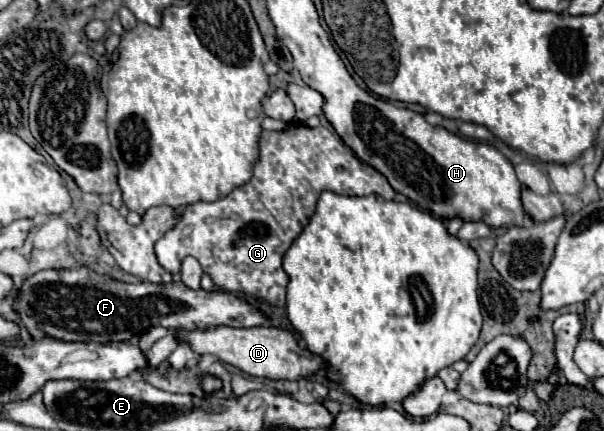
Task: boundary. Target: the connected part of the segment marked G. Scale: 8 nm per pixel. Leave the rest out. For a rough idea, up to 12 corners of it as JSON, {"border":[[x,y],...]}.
{"border":[[326,127],[264,131],[250,183],[156,243],[284,307],[282,257],[322,191],[396,191]]}

